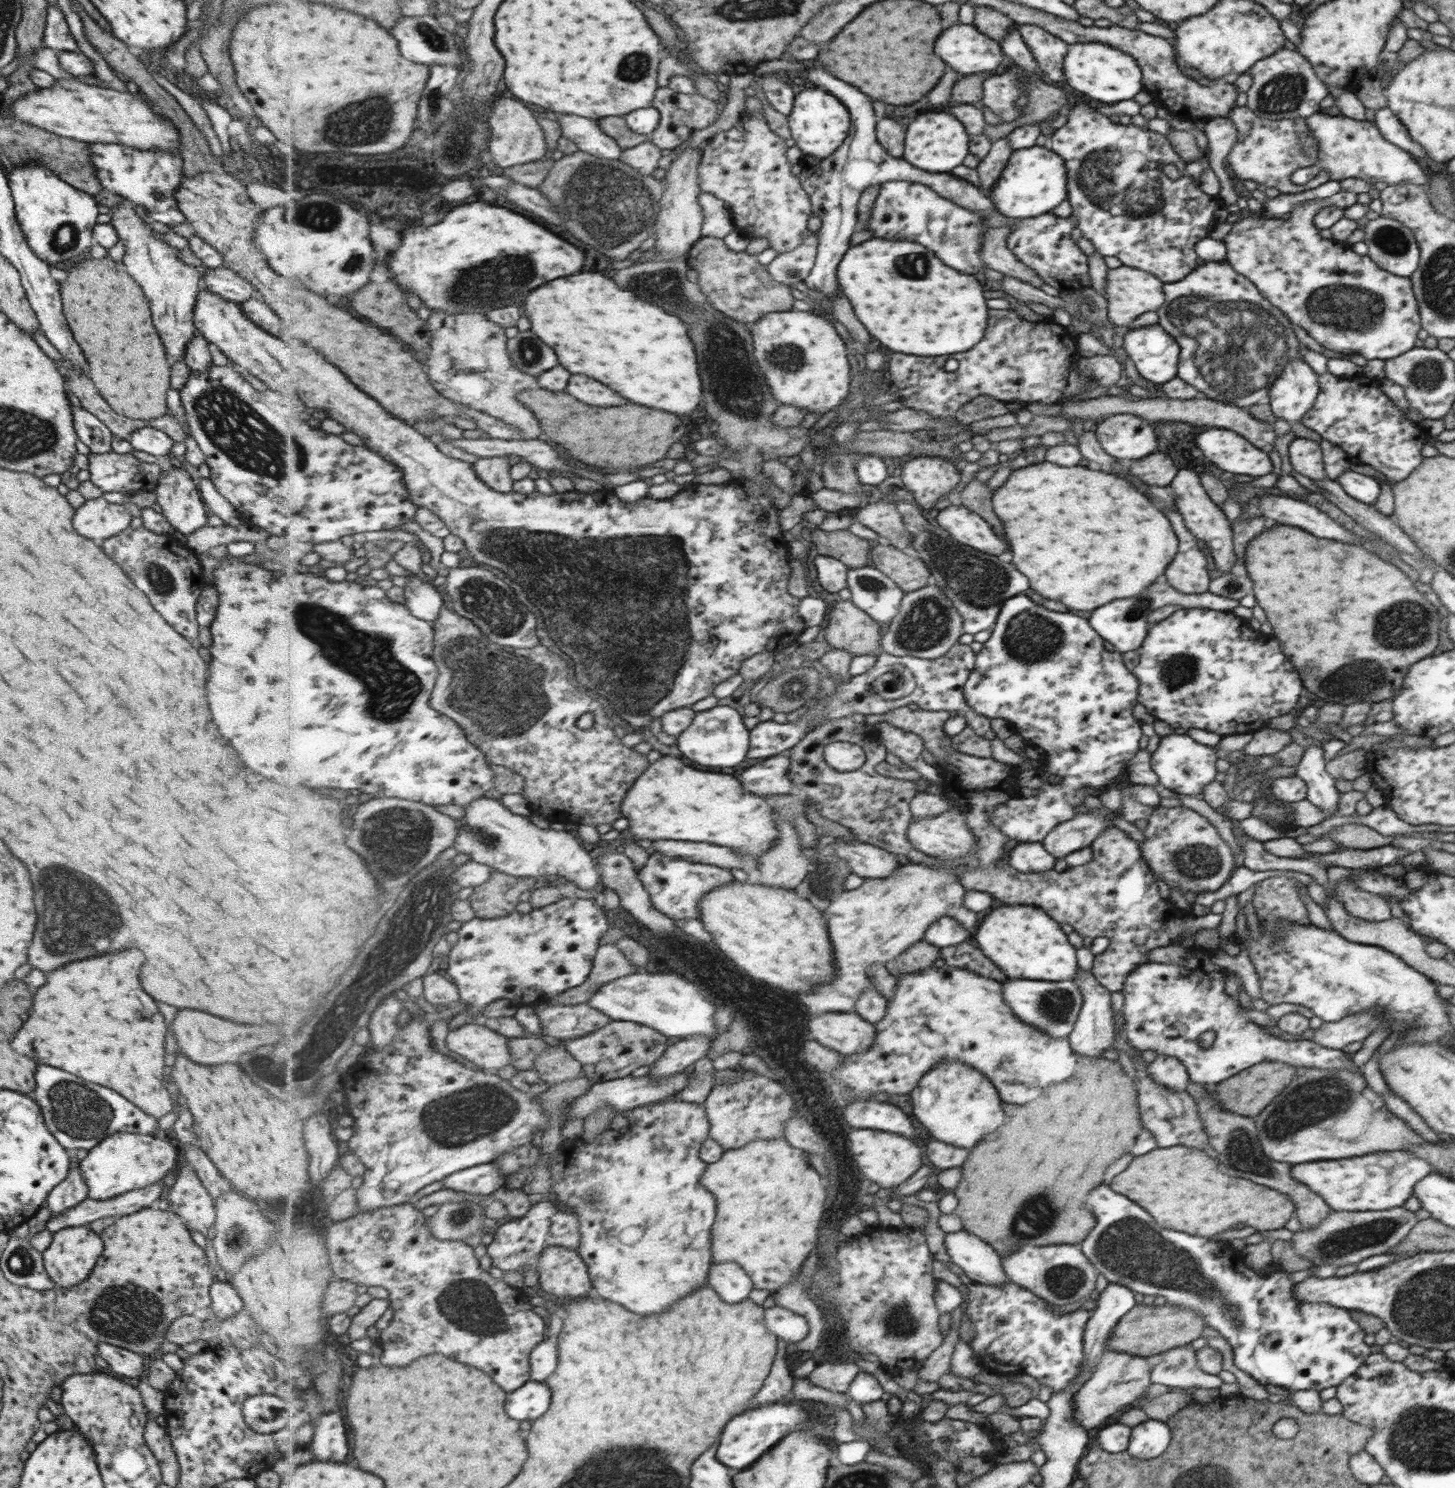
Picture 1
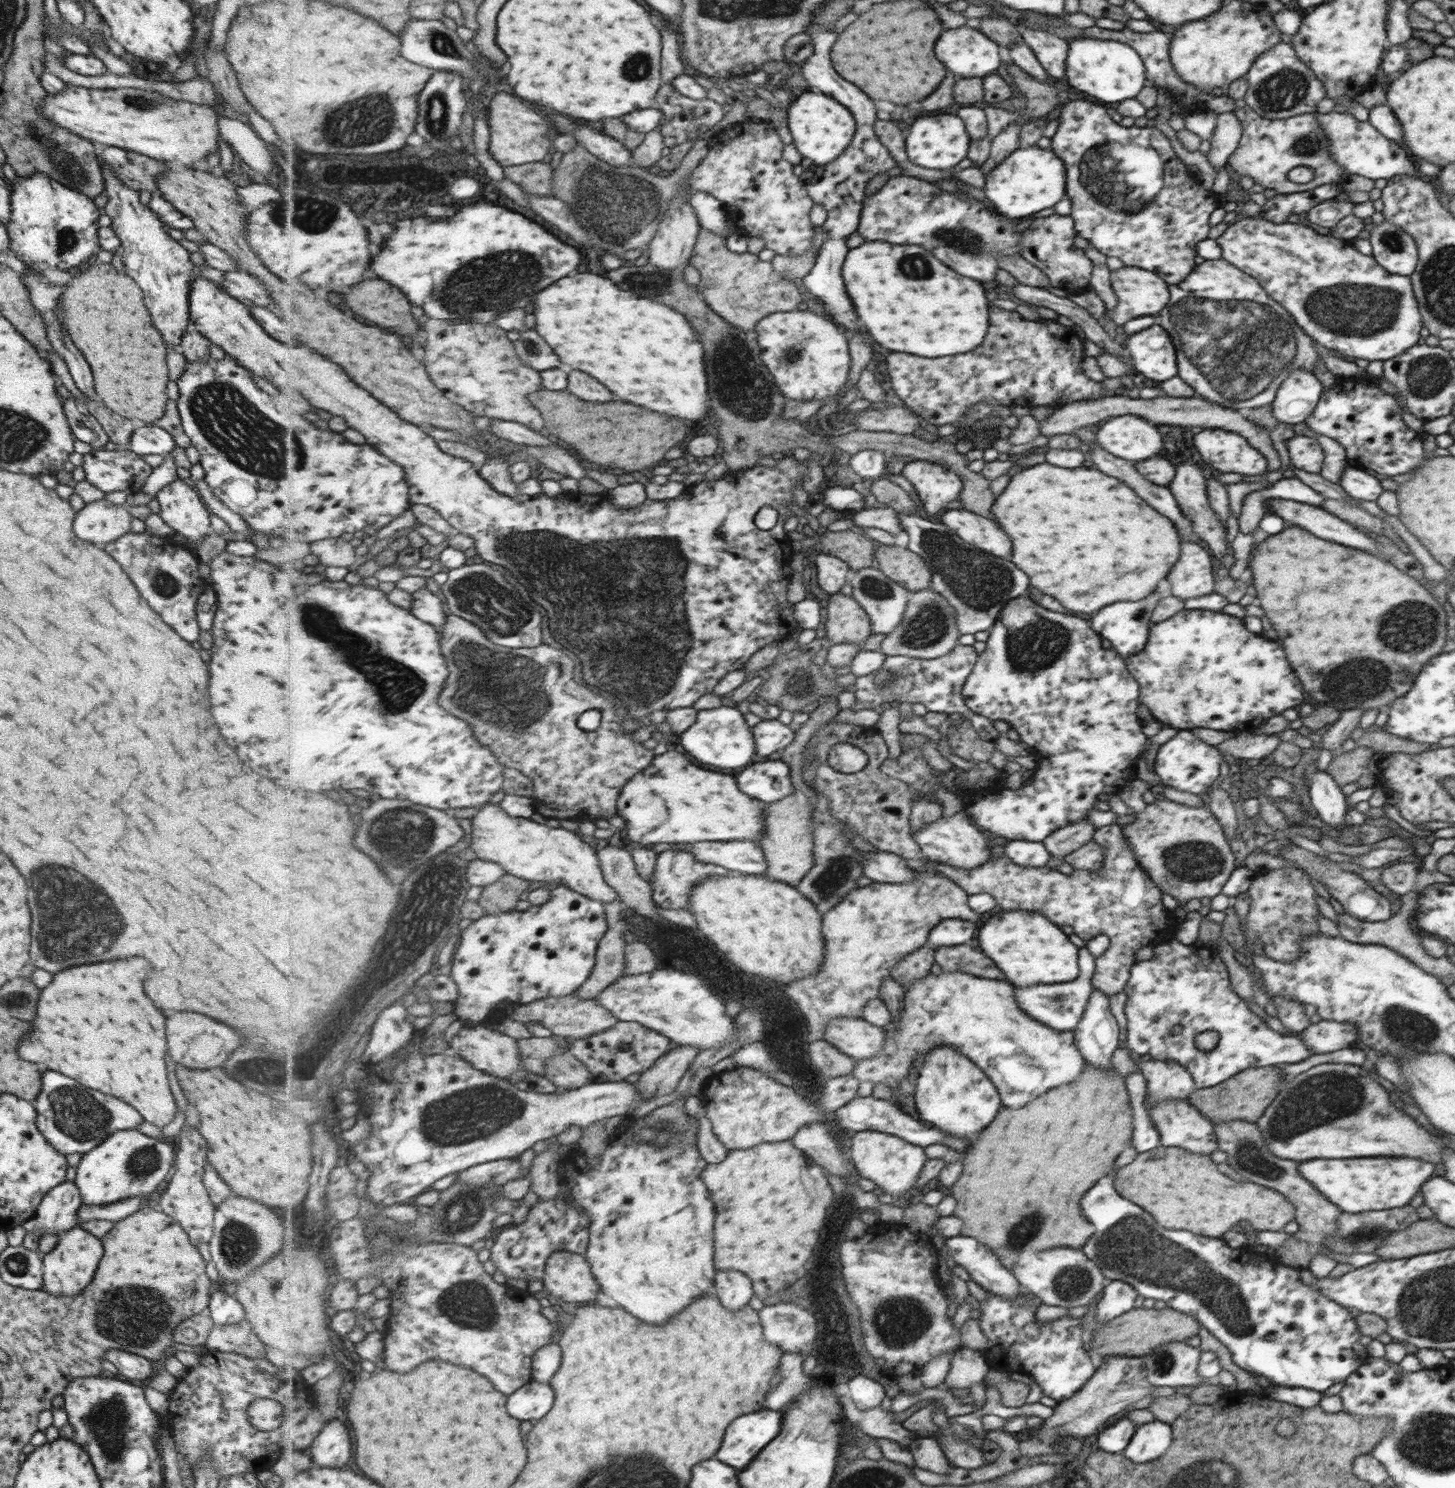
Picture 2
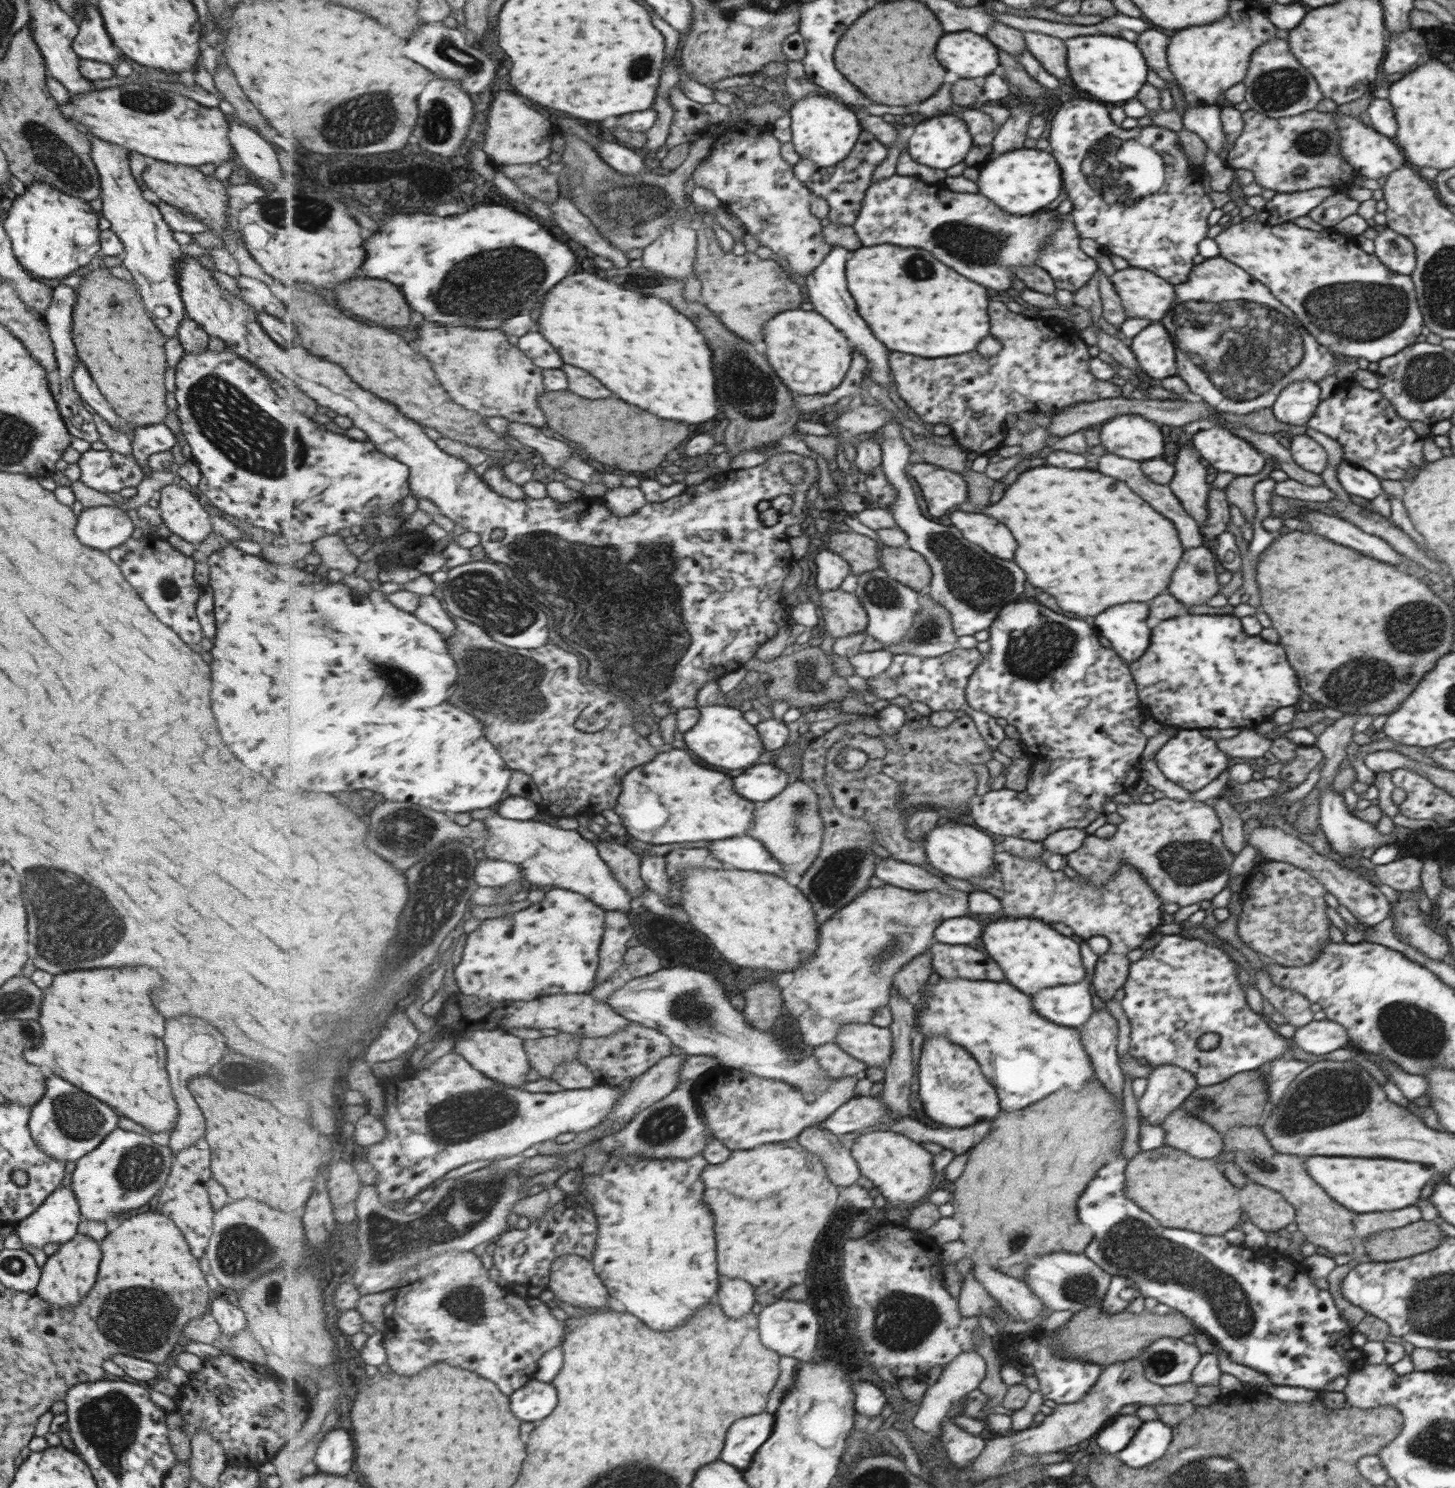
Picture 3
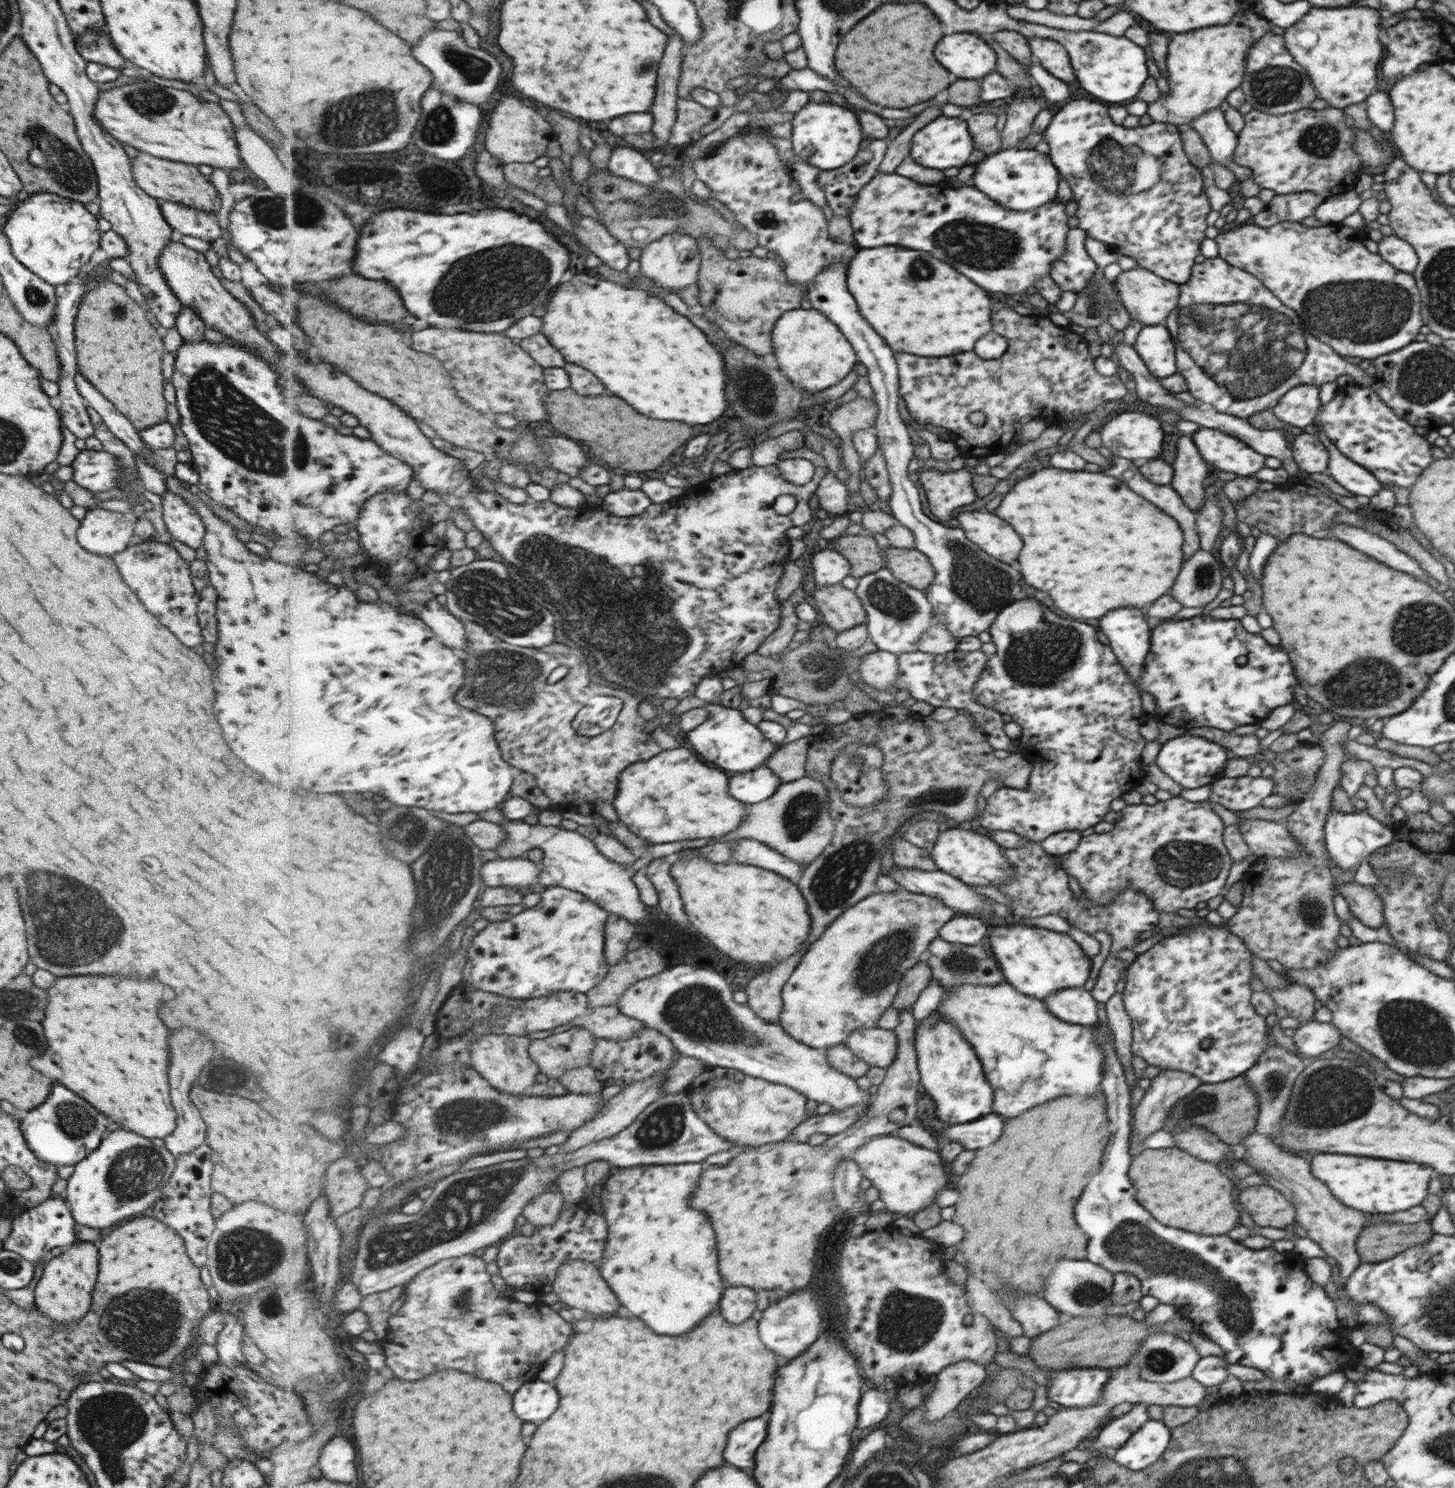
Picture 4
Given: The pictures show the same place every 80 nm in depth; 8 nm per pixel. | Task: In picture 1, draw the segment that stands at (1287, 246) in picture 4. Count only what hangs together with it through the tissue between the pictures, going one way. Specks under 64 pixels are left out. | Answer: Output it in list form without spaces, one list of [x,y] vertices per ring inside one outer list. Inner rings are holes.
[[[1349,191],[1336,192],[1329,198],[1301,202],[1289,211],[1289,218],[1267,219],[1262,214],[1252,214],[1238,219],[1221,240],[1226,248],[1224,262],[1236,269],[1241,276],[1248,277],[1259,289],[1265,300],[1276,305],[1293,324],[1297,324],[1324,349],[1341,354],[1359,354],[1367,361],[1395,358],[1413,348],[1419,330],[1417,302],[1411,290],[1410,277],[1395,276],[1381,270],[1367,255],[1359,256],[1349,246],[1335,246],[1335,242],[1323,242],[1319,234],[1307,234],[1307,220],[1324,206],[1349,208],[1356,203],[1356,194]]]

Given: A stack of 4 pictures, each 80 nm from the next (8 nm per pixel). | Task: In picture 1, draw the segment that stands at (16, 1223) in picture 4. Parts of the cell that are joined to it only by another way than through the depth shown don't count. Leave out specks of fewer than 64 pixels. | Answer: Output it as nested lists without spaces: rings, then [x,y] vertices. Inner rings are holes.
[[[78,1166],[68,1170],[66,1178],[47,1193],[43,1206],[49,1208],[50,1217],[71,1208],[88,1196],[88,1188],[81,1178]]]

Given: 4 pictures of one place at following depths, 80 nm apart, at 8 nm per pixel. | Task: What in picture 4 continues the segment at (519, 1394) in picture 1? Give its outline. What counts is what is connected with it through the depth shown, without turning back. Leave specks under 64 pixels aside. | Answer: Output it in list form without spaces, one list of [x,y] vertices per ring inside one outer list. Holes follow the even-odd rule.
[[[539,1378],[525,1384],[513,1398],[515,1412],[525,1422],[545,1422],[561,1404],[561,1396],[554,1382],[547,1383]]]

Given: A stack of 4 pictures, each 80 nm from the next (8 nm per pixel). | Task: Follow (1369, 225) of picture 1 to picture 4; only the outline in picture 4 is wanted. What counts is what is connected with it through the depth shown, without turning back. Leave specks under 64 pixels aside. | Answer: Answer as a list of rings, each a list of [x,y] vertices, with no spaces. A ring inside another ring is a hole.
[[[1385,236],[1377,242],[1377,254],[1395,270],[1412,273],[1418,263],[1413,247],[1397,236]]]

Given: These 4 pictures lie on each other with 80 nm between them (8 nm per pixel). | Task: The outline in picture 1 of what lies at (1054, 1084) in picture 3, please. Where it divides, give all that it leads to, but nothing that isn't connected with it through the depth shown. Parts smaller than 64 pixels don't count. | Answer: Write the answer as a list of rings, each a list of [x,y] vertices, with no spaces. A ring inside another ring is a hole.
[[[943,965],[941,968],[933,966],[923,970],[923,972],[911,972],[903,974],[897,977],[899,984],[895,989],[893,998],[888,1001],[888,1007],[886,1015],[874,1024],[876,1030],[877,1040],[873,1042],[872,1048],[869,1048],[869,1052],[863,1052],[863,1054],[857,1054],[857,1056],[844,1056],[843,1067],[837,1067],[836,1071],[833,1071],[830,1078],[834,1082],[842,1082],[849,1088],[856,1090],[861,1097],[872,1097],[879,1092],[887,1092],[892,1097],[898,1094],[910,1094],[916,1089],[916,1086],[920,1083],[920,1080],[924,1078],[929,1072],[931,1072],[938,1064],[944,1062],[944,1060],[956,1060],[963,1064],[968,1064],[971,1068],[977,1069],[977,1072],[983,1073],[985,1077],[988,1077],[992,1084],[1001,1090],[1001,1098],[1009,1104],[1023,1104],[1023,1102],[1029,1102],[1033,1098],[1037,1098],[1041,1094],[1041,1090],[1049,1084],[1049,1082],[1059,1082],[1059,1080],[1065,1080],[1073,1074],[1075,1070],[1075,1056],[1076,1052],[1072,1049],[1070,1042],[1065,1039],[1057,1039],[1053,1036],[1049,1036],[1045,1032],[1041,1032],[1040,1029],[1033,1028],[1032,1025],[1025,1024],[1019,1017],[1012,1012],[1012,1009],[1008,1007],[1007,1003],[1003,999],[1003,992],[1001,992],[1001,984],[995,982],[995,980],[989,980],[989,978],[981,978],[973,972],[969,972],[967,969],[953,968],[953,966]]]

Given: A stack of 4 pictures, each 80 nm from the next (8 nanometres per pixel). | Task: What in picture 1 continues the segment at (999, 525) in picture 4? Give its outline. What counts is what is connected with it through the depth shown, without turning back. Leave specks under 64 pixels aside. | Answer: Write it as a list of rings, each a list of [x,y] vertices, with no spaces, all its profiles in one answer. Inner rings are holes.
[[[963,505],[949,506],[941,510],[936,522],[959,544],[981,552],[989,552],[995,556],[1005,550],[1005,544],[991,532],[989,524],[985,524],[979,516],[975,516]]]

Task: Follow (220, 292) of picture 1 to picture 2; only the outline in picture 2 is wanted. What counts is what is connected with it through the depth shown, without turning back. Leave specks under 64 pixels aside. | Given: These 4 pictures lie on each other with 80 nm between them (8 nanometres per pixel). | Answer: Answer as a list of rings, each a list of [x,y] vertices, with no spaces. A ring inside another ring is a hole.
[[[241,270],[223,273],[222,281],[217,286],[247,307],[267,307],[270,303],[268,290],[255,277]]]

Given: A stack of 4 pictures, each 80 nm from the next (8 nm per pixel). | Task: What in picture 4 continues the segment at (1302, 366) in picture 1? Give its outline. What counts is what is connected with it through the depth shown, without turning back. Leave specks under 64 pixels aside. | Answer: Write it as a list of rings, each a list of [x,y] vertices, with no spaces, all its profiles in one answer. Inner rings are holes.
[[[1297,385],[1290,388],[1271,409],[1284,424],[1305,429],[1312,425],[1313,416],[1319,408],[1317,385]]]

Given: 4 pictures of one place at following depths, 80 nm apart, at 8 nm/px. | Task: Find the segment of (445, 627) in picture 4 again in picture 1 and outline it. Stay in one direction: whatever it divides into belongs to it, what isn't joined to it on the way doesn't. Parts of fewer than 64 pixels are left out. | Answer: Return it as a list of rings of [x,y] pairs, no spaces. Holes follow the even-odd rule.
[[[415,574],[409,575],[405,589],[405,598],[408,609],[413,616],[421,620],[435,622],[440,615],[443,603],[442,593],[437,592],[437,587]]]

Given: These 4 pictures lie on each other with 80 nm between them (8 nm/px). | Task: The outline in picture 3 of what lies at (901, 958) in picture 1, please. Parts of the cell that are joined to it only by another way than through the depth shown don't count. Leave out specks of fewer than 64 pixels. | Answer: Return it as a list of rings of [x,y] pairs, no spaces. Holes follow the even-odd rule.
[[[927,951],[923,955],[916,956],[907,967],[897,974],[895,988],[900,994],[904,994],[909,1000],[914,1001],[933,973],[932,953]]]

